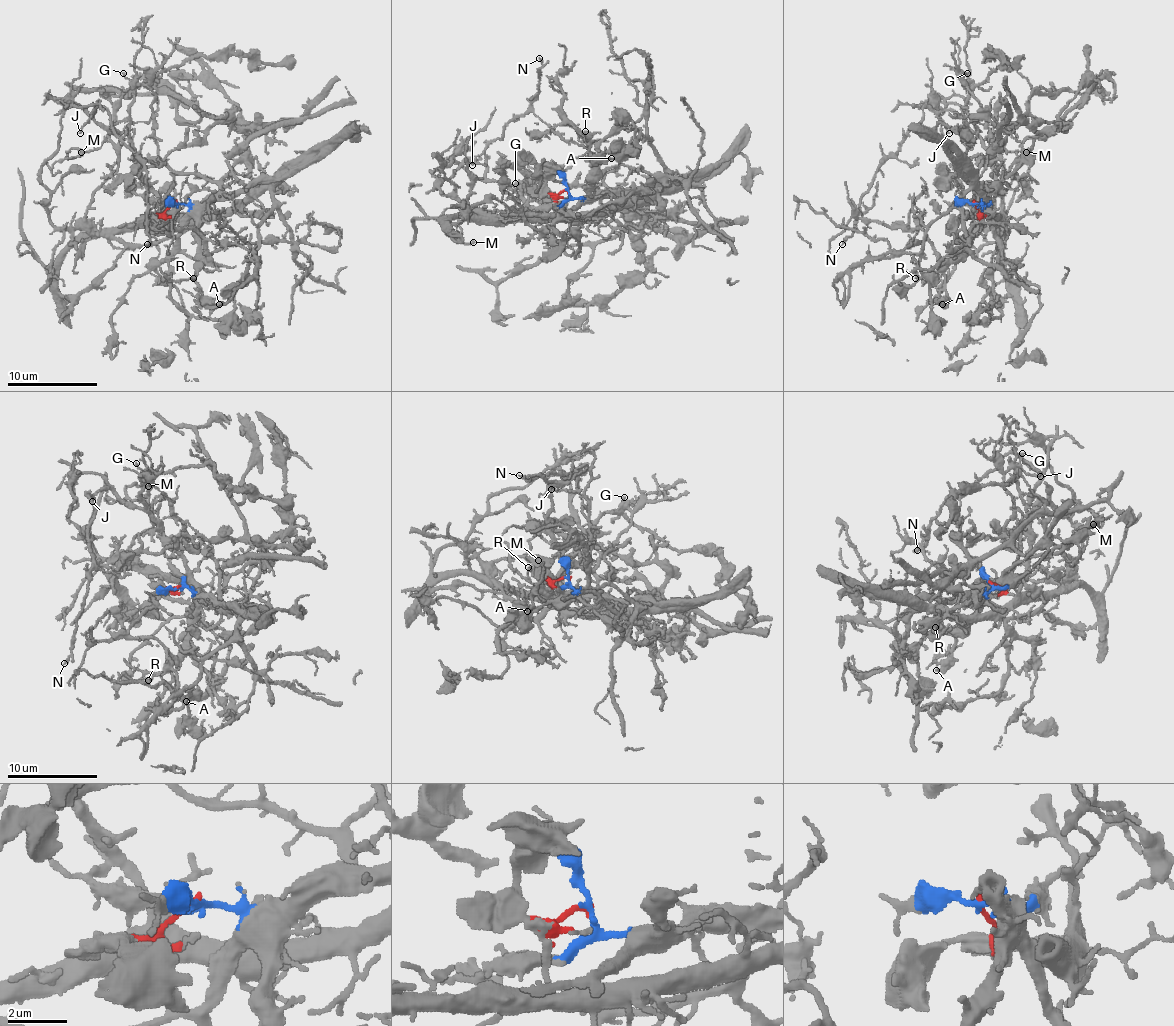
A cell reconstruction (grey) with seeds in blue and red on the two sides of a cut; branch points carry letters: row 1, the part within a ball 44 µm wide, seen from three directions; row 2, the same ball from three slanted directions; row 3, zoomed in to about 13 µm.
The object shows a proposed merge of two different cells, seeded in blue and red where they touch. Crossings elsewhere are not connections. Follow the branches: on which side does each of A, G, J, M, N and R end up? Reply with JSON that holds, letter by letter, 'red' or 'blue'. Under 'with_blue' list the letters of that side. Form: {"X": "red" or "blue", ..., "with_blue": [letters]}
{"A": "blue", "G": "blue", "J": "red", "M": "blue", "N": "red", "R": "blue", "with_blue": ["A", "G", "M", "R"]}

